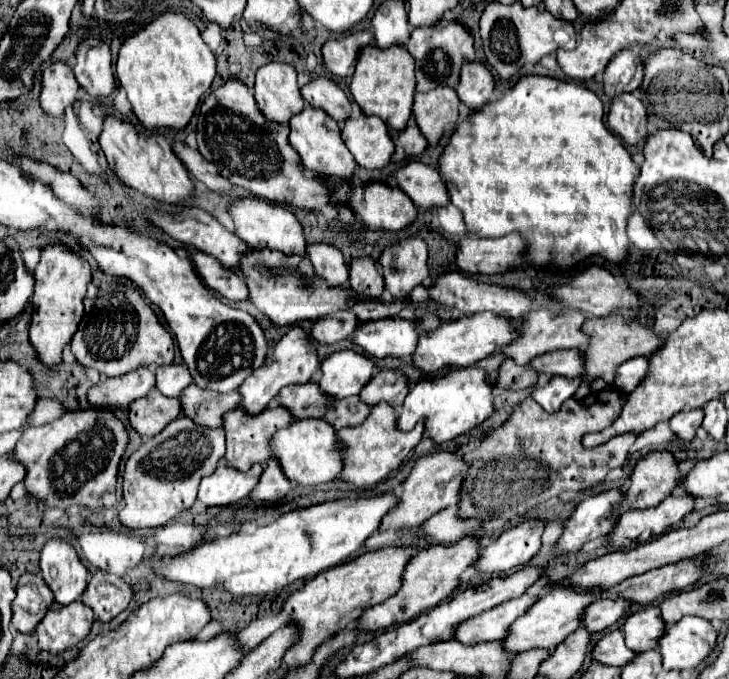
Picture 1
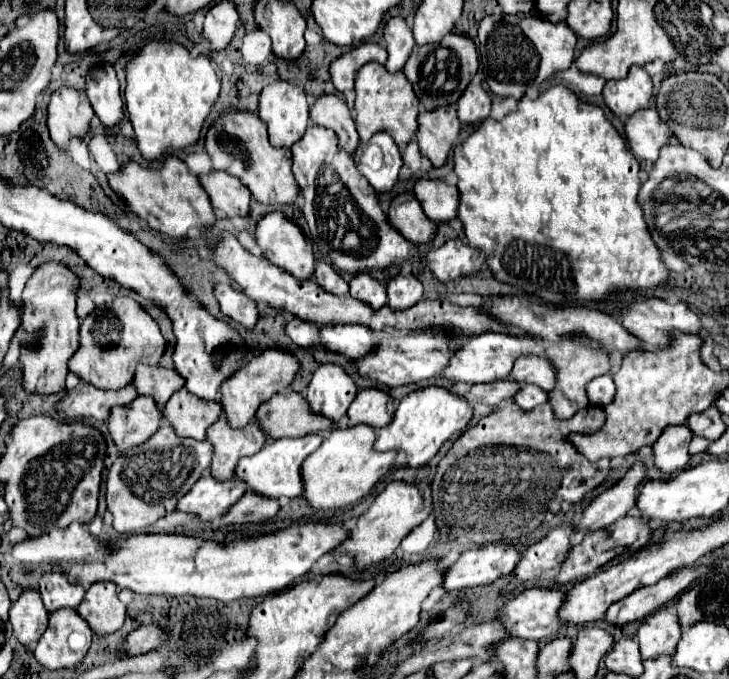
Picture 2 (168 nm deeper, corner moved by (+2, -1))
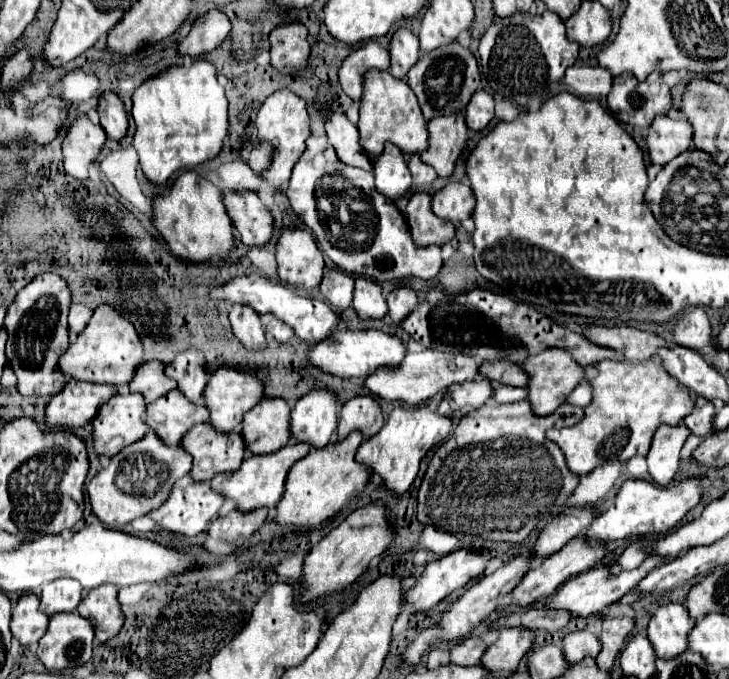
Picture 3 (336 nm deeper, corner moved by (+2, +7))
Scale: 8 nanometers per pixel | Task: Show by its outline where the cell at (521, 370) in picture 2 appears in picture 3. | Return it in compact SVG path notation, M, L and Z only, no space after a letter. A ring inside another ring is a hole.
M485 361L479 365L479 375L503 385L513 385L513 387L525 387L527 385L527 375L521 371L521 367L509 363L509 361Z

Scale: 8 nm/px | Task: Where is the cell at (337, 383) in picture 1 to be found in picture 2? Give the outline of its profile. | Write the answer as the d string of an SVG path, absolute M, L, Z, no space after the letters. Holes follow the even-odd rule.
M323 363L313 373L307 391L307 401L311 405L311 411L339 421L347 413L347 407L355 399L357 391L359 389L355 381L345 373L341 365Z

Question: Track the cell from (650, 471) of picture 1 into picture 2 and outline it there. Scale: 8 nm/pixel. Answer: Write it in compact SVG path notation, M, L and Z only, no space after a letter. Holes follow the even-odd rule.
M635 461L631 469L609 489L599 493L589 507L585 509L581 521L577 523L579 531L595 531L615 523L635 507L635 499L639 495L639 485L647 477L647 467L643 461Z

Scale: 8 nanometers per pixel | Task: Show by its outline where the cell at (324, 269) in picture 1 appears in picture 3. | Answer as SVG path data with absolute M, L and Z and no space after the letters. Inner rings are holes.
M327 271L319 289L333 309L347 311L353 301L353 283L355 279L343 271Z

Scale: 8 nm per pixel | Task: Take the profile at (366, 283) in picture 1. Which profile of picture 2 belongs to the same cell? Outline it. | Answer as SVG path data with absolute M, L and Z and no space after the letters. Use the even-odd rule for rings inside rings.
M359 273L359 275L351 277L349 287L351 287L351 297L369 303L371 309L379 309L387 303L385 285L381 281L377 281L375 277L371 277L369 273Z

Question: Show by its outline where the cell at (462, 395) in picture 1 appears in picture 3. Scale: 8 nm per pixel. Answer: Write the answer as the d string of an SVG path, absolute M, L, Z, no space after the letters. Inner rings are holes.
M429 405L397 407L387 417L381 431L373 439L365 439L361 443L355 459L363 461L369 467L371 477L379 477L383 487L389 493L403 495L411 487L411 483L415 481L417 471L419 471L419 463L425 457L425 453L429 449L437 447L443 439L447 439L449 431L451 431L451 417L439 415Z

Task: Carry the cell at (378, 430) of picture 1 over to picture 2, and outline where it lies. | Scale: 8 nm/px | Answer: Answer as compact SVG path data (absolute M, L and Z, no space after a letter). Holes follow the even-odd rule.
M355 425L347 429L335 429L321 443L321 447L311 453L303 463L303 497L315 511L335 511L357 503L365 497L373 485L389 471L397 451L375 451L375 429L367 425Z

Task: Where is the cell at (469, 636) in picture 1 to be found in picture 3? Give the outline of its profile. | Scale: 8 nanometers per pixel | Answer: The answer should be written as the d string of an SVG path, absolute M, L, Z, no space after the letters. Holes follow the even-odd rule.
M649 555L643 565L639 565L637 569L633 571L619 571L617 575L611 573L611 565L605 565L605 567L593 567L589 571L583 571L579 575L575 575L573 579L569 579L567 583L563 583L563 587L559 587L559 591L555 593L555 597L551 601L545 603L545 607L551 607L551 609L567 609L571 611L573 615L579 615L579 617L589 617L589 615L597 615L599 611L603 611L607 605L619 601L623 595L627 595L633 587L639 585L639 581L643 577L647 577L647 573L651 573L657 565L663 565L667 563L667 557L659 557L659 555Z

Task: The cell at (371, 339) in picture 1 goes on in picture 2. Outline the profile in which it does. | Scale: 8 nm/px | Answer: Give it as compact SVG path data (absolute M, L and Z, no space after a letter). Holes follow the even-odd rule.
M325 325L319 343L349 359L361 359L375 349L377 333L363 325Z

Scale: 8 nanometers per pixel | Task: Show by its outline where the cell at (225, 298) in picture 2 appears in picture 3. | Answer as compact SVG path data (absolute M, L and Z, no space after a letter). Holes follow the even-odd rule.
M233 305L229 319L231 319L233 335L243 343L243 347L247 351L259 351L259 349L267 347L265 329L259 321L259 315L255 311L251 311L251 307Z

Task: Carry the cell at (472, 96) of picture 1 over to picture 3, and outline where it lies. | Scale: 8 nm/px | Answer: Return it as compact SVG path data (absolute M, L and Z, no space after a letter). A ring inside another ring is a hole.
M479 89L471 97L471 101L469 101L467 109L465 109L465 119L467 119L469 129L483 131L493 119L493 105L495 105L493 97L489 93L485 93L483 89Z

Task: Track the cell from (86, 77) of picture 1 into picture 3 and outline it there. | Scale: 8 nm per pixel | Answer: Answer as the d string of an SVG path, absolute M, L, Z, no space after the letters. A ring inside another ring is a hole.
M107 91L101 97L97 111L101 115L101 127L105 129L107 137L121 141L127 135L127 129L129 129L129 119L127 119L127 113L125 113L121 99L115 93Z

